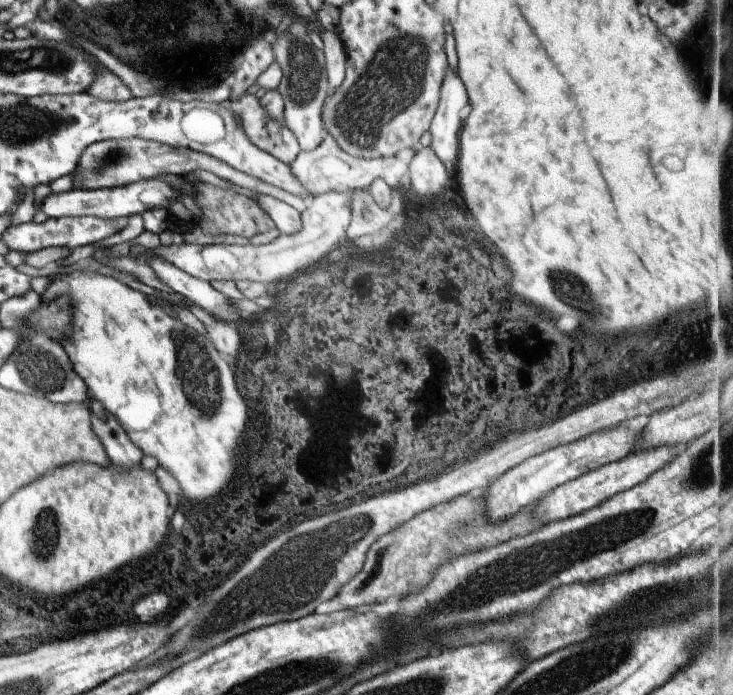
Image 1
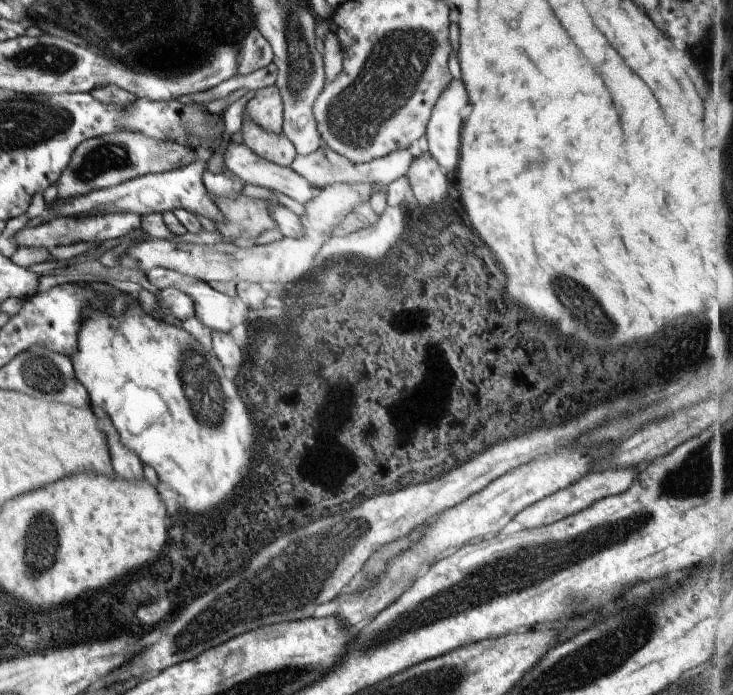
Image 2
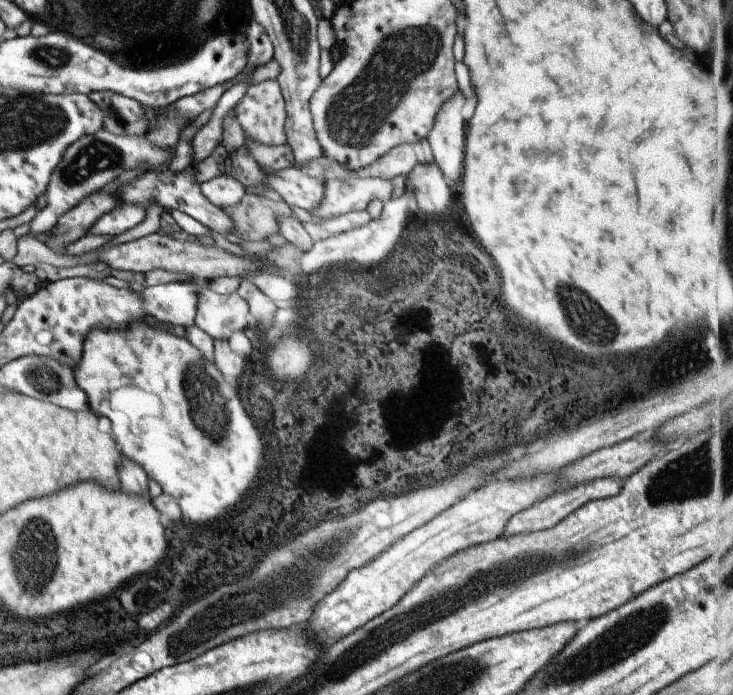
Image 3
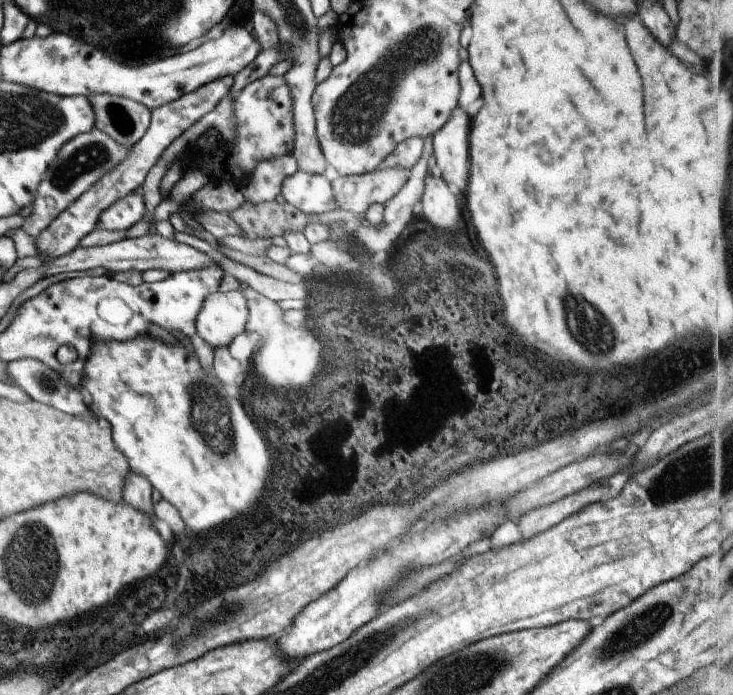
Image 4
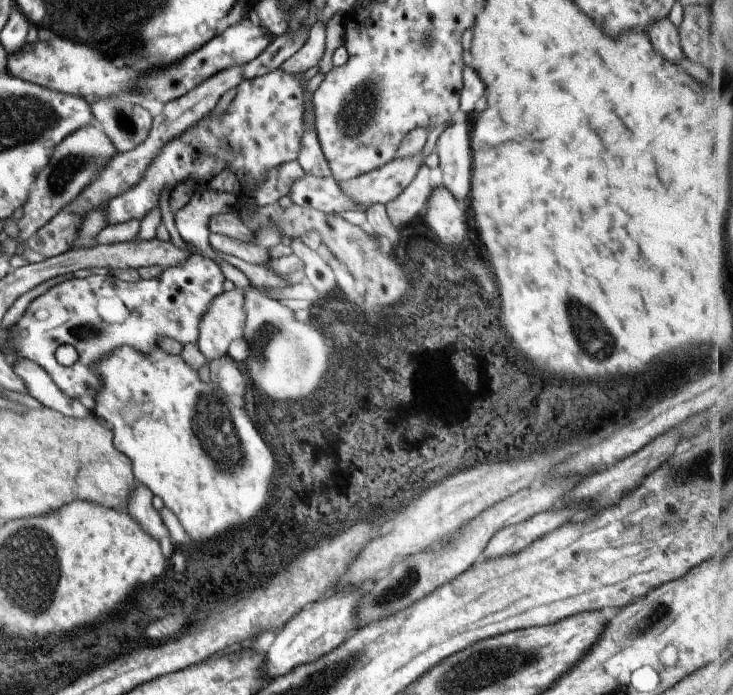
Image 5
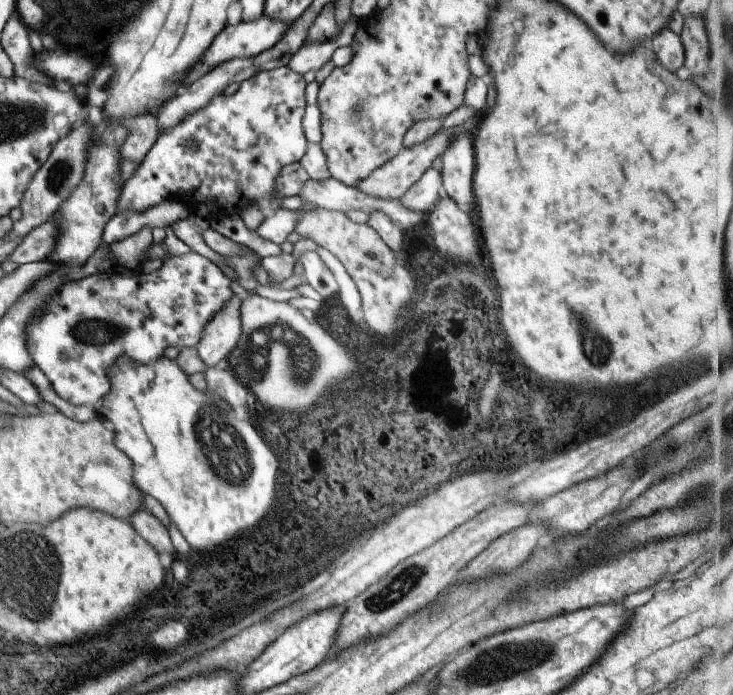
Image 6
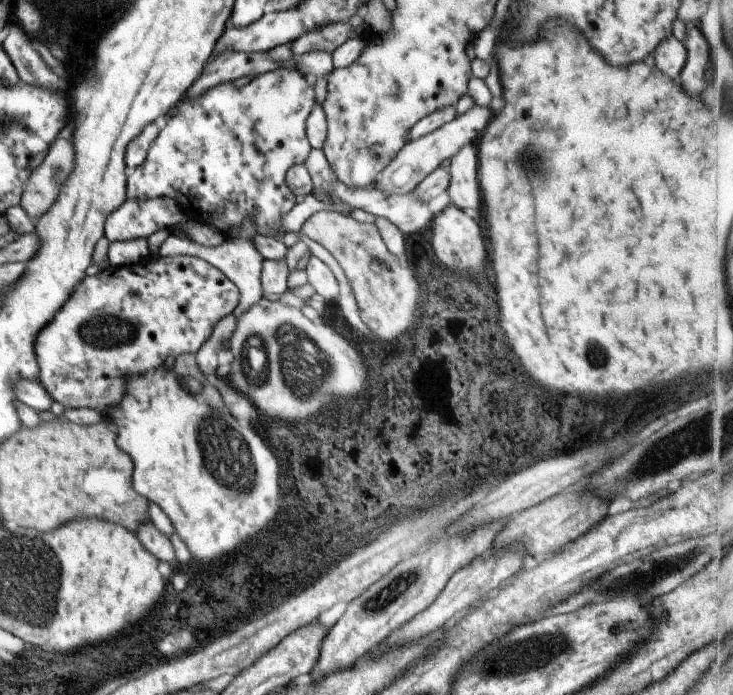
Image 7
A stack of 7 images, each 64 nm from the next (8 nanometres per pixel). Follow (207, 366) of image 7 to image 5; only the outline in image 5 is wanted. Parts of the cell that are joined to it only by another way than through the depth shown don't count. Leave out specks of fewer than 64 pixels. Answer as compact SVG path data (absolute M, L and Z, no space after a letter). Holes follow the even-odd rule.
M200 190L194 193L188 204L175 213L175 224L178 229L178 234L181 236L181 240L188 242L190 246L194 246L203 257L212 259L218 266L220 266L224 278L235 284L233 290L224 291L221 295L216 296L216 298L210 302L210 306L208 307L208 310L206 310L206 314L202 316L202 320L199 320L198 348L207 360L212 361L227 354L228 346L230 346L234 340L238 340L238 338L243 336L246 322L244 299L245 292L250 283L241 270L222 260L220 256L218 256L218 252L212 250L212 246L210 246L209 242L208 220L211 220L211 218L218 213L236 213L238 212L239 207L238 196L232 194L232 192Z

